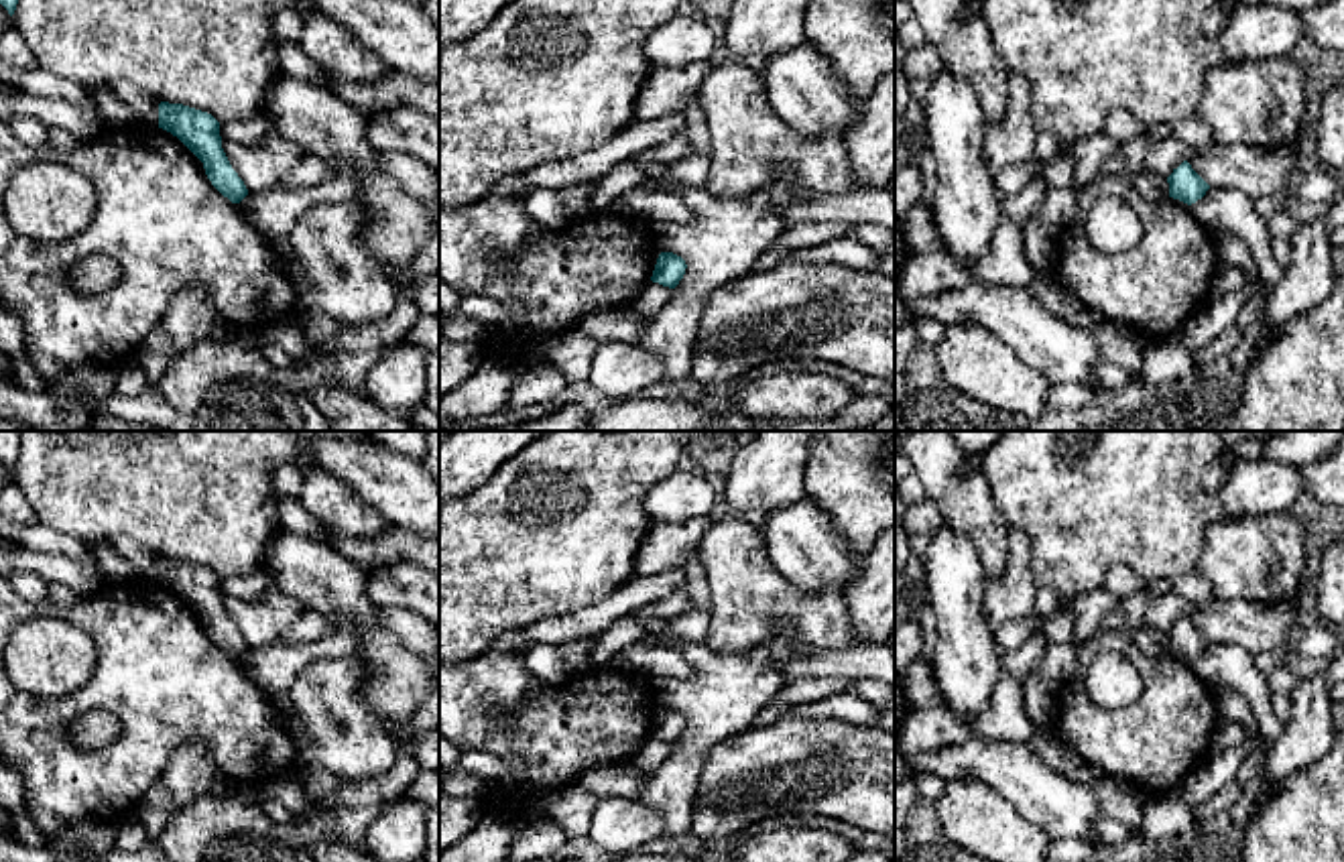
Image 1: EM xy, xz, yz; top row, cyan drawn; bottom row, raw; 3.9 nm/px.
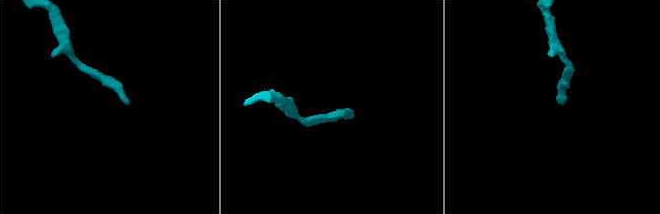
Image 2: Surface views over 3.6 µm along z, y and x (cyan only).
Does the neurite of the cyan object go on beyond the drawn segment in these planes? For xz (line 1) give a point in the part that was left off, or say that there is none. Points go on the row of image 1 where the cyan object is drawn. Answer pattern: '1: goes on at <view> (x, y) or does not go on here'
1: does not go on here

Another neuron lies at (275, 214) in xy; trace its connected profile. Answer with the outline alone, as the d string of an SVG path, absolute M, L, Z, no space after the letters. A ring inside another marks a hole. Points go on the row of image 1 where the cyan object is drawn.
M346 171L313 187L277 187L266 193L248 193L238 205L246 220L270 242L287 238L309 207L319 203L348 203L360 191L362 183Z

